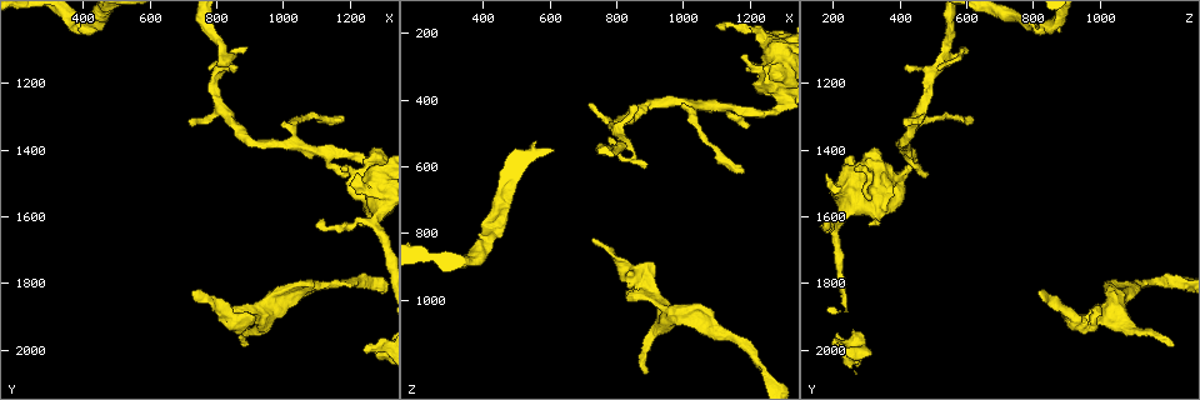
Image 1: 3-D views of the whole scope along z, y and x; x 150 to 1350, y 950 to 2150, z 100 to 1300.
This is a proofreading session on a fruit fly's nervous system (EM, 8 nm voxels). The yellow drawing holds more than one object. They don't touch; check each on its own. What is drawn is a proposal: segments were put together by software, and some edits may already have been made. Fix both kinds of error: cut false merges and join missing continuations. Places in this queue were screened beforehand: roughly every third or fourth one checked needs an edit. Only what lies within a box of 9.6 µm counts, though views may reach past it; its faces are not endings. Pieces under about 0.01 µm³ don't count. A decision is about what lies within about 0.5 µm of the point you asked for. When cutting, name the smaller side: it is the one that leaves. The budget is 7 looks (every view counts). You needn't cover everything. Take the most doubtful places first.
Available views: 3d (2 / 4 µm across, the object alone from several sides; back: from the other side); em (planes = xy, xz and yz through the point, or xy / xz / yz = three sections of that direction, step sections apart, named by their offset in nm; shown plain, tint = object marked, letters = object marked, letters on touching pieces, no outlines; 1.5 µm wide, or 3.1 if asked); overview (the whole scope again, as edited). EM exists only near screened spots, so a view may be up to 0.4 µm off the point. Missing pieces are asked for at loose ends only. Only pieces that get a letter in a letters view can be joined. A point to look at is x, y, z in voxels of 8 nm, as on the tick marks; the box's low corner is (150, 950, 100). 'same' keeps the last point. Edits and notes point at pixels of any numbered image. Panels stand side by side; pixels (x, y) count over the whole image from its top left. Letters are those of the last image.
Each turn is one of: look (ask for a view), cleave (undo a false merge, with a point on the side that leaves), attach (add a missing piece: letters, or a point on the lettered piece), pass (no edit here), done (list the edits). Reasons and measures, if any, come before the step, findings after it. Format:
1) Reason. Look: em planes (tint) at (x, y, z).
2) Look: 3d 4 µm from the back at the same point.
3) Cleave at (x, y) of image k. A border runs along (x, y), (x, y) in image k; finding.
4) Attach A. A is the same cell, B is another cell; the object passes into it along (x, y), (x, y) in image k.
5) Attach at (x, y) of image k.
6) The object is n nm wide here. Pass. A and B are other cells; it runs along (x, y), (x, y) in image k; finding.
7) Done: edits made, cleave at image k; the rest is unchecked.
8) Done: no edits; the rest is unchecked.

An open end. Look: em xy step 4 (letters) at (1230, 1620, 340).

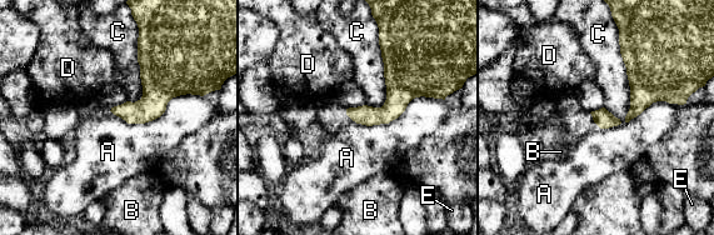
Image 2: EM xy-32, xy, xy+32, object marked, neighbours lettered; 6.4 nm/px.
Pass. A, B, C, D and E are other cells; a border runs along (378, 34), (385, 101), (373, 108) in image 2; no lettered piece goes on from it.

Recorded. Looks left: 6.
Look: em planes (letters) at (1250, 2010, 190).

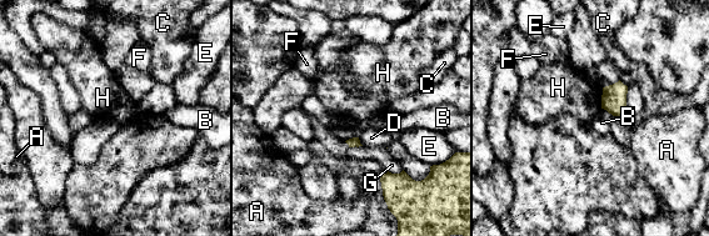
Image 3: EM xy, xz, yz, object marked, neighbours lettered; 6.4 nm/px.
Pass. A, B, C, D, E, F, G and H are other cells; a border runs along (603, 88), (600, 108) in image 3; no lettered piece goes on from it.

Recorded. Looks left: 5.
Look: 3d 2 µm at (900, 1100, 590).

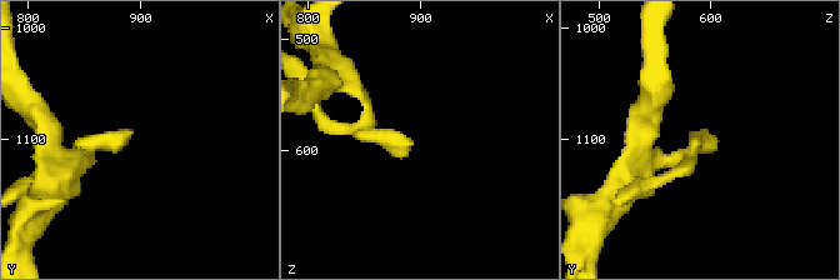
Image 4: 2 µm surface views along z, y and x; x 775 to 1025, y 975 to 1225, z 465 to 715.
Look: em planes (tint) at (892, 1090, 590).

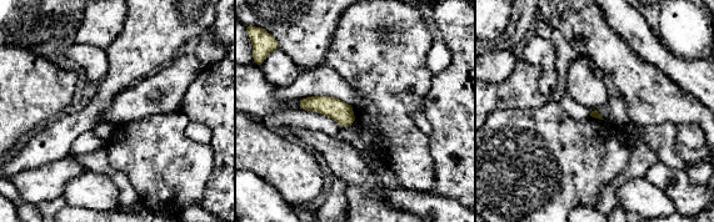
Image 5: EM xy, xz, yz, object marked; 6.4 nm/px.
What lies round it. Look: em planes (letters) at the same point.

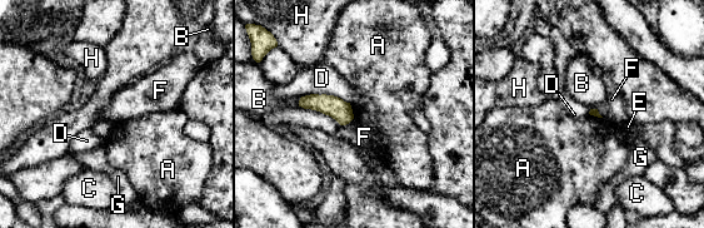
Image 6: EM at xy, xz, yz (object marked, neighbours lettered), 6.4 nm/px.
Pass. A, B, C, D, E, F, G and H are other cells; a border runs along (301, 97), (298, 105) in image 6; no lettered piece goes on from it.

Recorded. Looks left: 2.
Done: no edits; the rest is unchecked.

